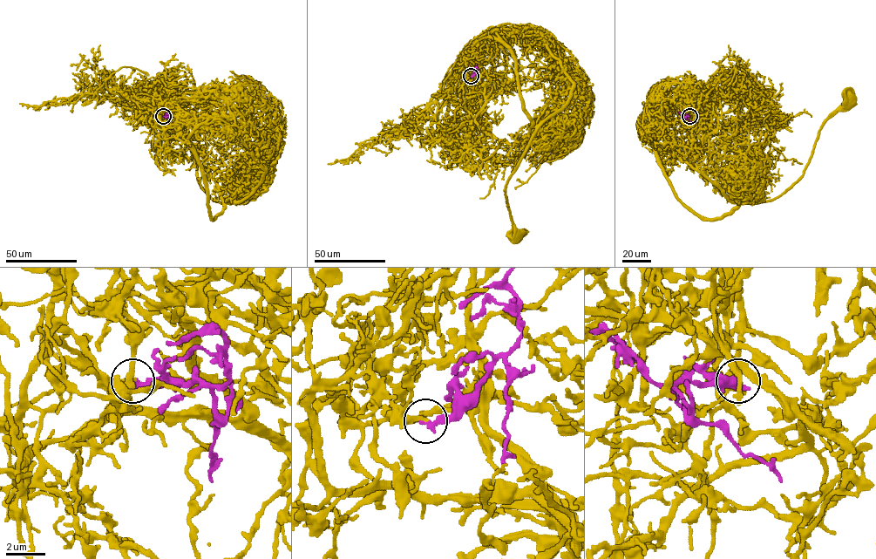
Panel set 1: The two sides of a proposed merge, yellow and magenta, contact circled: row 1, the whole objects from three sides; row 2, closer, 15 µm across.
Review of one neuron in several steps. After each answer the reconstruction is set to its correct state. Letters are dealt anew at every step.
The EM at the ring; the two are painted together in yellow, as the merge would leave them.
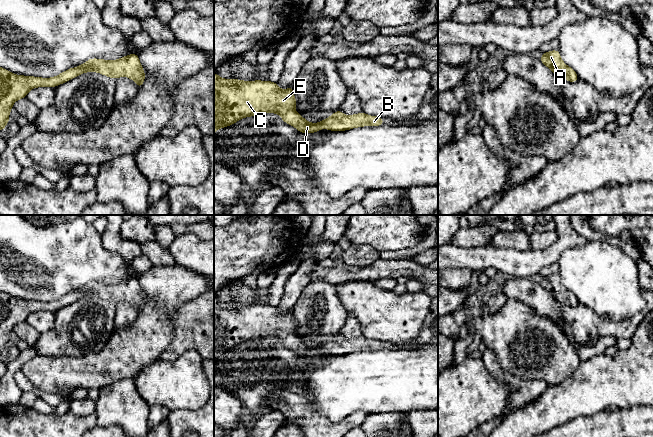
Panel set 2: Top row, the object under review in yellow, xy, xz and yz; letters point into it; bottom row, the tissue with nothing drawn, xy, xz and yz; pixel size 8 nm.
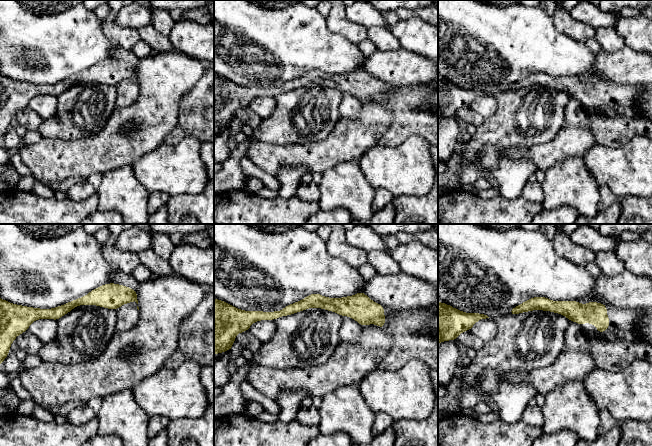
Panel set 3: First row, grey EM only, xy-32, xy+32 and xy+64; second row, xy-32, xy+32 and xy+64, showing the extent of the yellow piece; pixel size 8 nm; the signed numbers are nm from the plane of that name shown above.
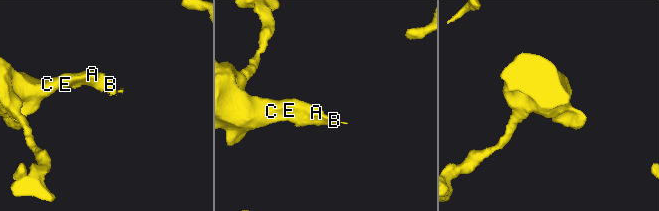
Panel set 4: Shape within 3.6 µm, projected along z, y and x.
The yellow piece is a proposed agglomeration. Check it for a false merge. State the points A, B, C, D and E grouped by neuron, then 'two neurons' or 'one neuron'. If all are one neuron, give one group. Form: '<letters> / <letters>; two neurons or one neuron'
A B C D E; one neuron

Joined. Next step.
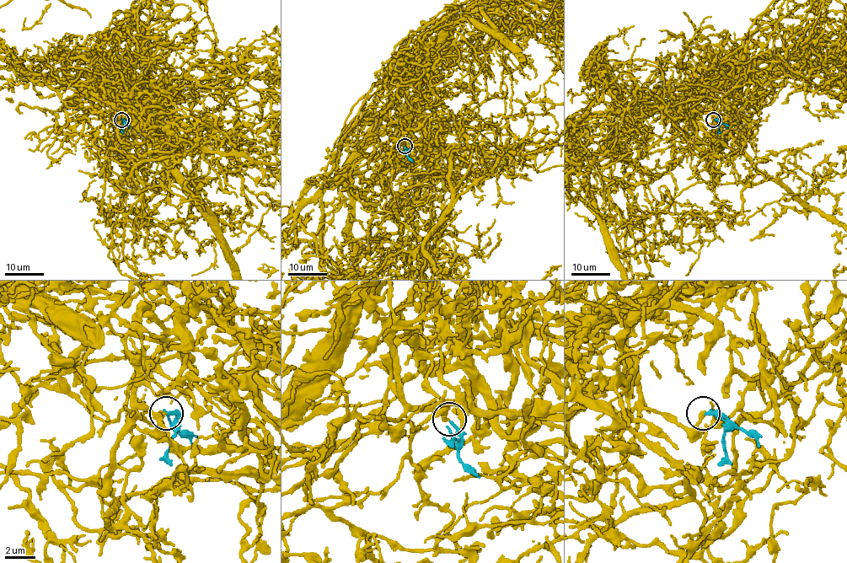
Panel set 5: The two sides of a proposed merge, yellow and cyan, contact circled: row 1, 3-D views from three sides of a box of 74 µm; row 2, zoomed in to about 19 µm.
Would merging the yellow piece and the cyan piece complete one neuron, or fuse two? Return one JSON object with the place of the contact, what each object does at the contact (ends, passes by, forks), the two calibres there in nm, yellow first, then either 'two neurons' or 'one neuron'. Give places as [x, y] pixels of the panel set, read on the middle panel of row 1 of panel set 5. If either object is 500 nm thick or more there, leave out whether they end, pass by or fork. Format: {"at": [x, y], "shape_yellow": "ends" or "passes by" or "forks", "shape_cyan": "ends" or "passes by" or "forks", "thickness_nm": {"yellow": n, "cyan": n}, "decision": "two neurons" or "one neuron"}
{"at": [404, 146], "shape_yellow": "ends", "shape_cyan": "ends", "thickness_nm": {"yellow": 300, "cyan": 220}, "decision": "one neuron"}

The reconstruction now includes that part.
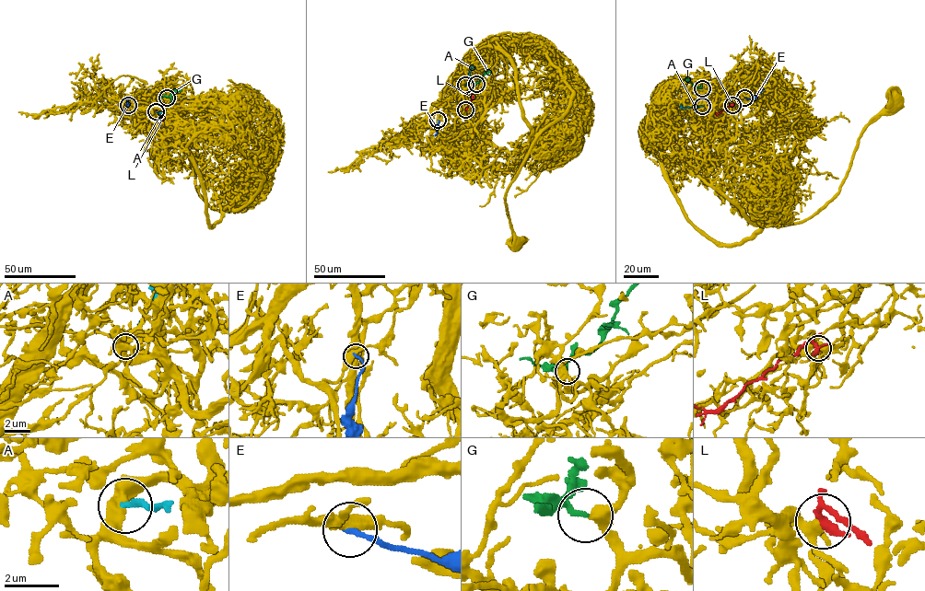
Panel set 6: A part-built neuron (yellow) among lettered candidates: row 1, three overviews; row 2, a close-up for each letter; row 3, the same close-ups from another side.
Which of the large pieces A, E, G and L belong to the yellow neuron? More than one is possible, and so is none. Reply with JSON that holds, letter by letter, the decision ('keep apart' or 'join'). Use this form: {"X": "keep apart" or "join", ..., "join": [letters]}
{"A": "keep apart", "E": "keep apart", "G": "join", "L": "keep apart", "join": ["G"]}

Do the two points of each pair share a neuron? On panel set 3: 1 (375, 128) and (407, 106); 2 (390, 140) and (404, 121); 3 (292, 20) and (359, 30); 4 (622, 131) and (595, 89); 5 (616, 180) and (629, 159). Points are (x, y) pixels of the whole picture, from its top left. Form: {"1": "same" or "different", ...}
{"1": "different", "2": "same", "3": "different", "4": "same", "5": "same"}

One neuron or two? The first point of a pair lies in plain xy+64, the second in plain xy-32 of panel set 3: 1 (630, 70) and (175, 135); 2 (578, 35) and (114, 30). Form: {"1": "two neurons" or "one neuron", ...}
{"1": "two neurons", "2": "one neuron"}

